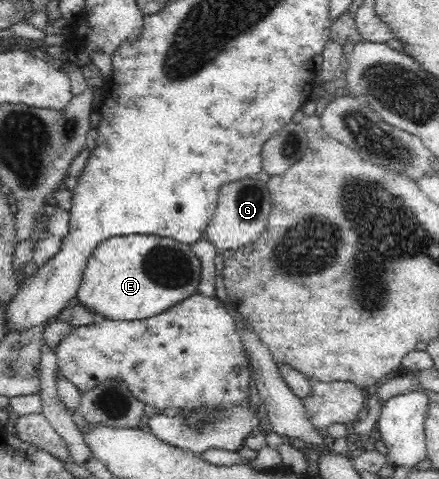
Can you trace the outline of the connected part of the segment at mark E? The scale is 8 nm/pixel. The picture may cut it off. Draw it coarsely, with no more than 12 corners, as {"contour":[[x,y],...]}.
{"contour":[[152,234],[92,250],[76,298],[140,321],[198,293],[192,245]]}

